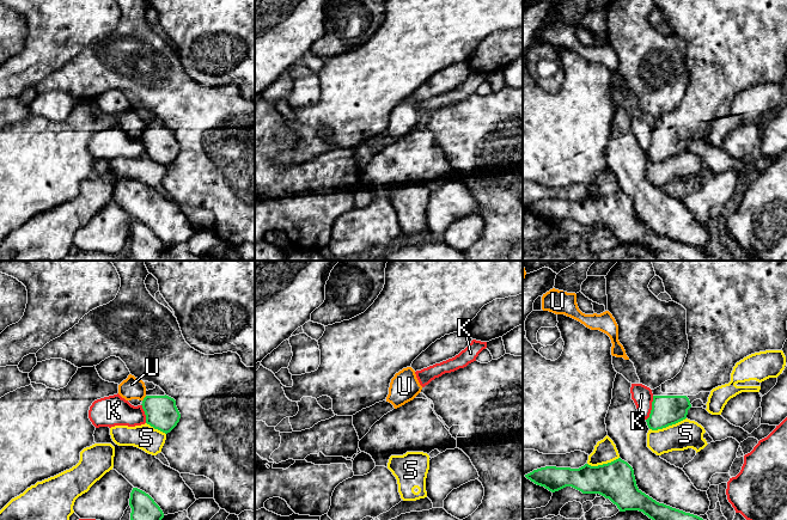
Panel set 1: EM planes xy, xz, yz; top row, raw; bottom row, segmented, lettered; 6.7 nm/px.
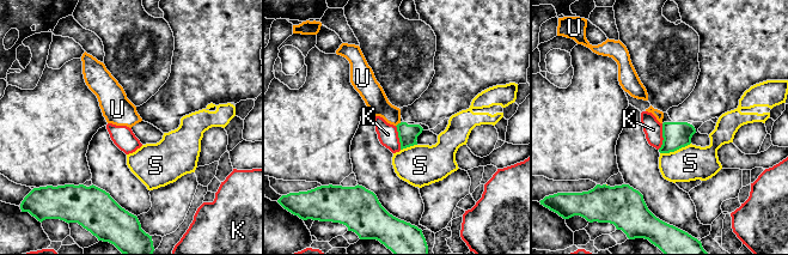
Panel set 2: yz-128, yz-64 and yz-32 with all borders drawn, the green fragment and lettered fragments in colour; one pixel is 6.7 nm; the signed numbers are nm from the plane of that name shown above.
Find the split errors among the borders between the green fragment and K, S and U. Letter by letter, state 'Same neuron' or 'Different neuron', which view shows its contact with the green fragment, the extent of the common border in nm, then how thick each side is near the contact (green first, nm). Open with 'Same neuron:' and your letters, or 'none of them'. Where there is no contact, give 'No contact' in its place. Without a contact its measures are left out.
Same neuron: none of them
K: Different neuron. Touches green in yz. Shared border 180 nm. Thickness 200 nm (green) against 140 nm
S: Different neuron. Touches green in yz. Shared border 260 nm. Thickness 200 nm (green) against 190 nm
U: Different neuron. Touches green in xy. Shared border 50 nm. Thickness 220 nm (green) against 150 nm

